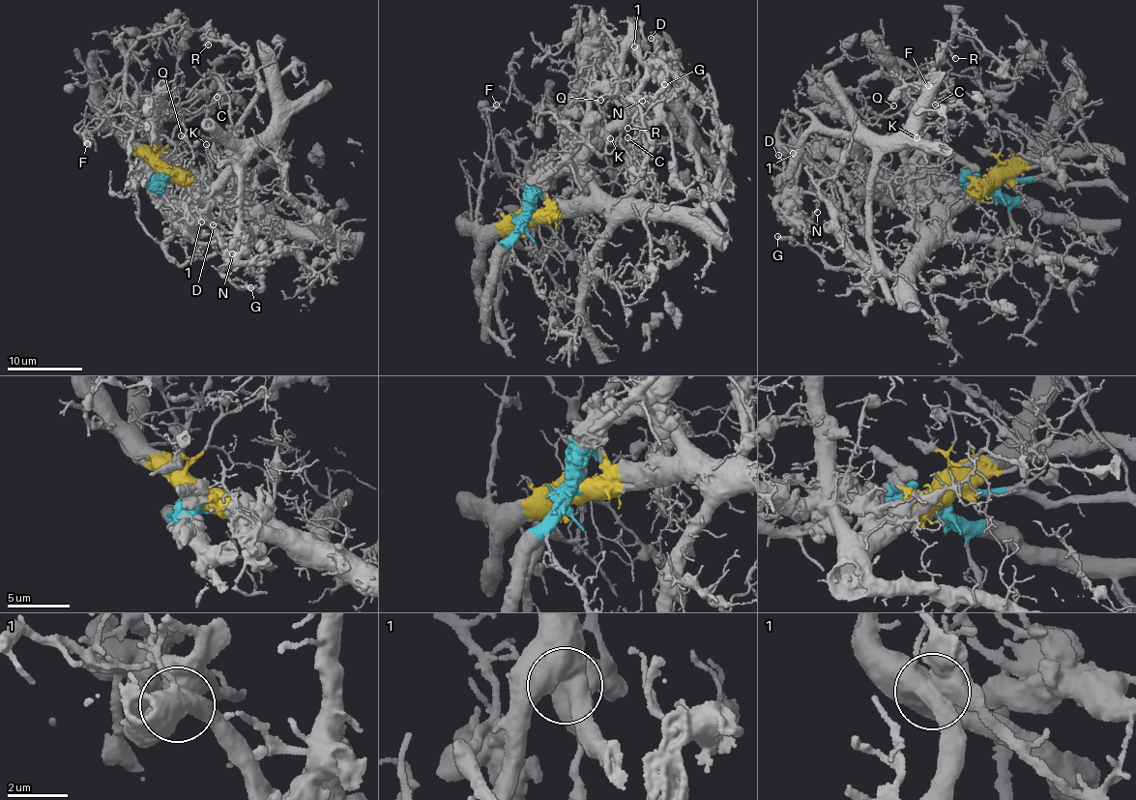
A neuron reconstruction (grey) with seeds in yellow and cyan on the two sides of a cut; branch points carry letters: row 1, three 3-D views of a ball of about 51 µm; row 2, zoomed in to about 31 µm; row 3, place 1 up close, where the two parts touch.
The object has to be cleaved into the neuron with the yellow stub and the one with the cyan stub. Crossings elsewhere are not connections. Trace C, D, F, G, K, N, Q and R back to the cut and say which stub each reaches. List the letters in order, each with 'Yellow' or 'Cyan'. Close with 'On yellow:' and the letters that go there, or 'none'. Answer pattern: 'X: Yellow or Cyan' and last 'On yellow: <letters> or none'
C: Yellow
D: Cyan
F: Yellow
G: Cyan
K: Cyan
N: Cyan
Q: Cyan
R: Yellow
On yellow: C, F, R

